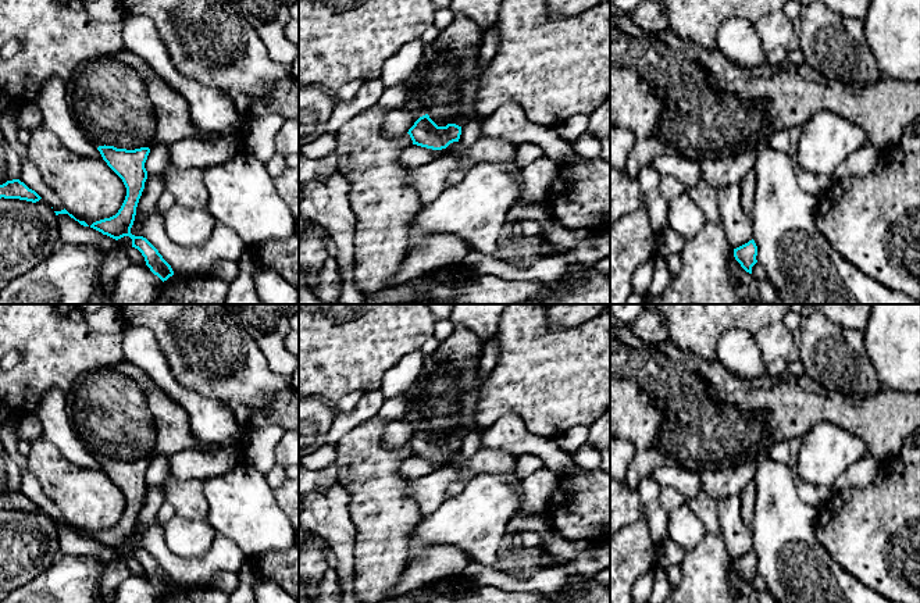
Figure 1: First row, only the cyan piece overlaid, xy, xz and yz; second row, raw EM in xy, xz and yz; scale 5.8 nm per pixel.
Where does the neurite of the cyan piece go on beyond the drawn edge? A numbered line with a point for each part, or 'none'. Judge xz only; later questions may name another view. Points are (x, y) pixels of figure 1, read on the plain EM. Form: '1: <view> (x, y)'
1: xz (448, 392)

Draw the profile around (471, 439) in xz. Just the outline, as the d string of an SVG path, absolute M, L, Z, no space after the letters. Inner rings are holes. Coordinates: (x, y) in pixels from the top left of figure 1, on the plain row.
M466 428L464 435L461 438L461 446L460 446L459 453L463 457L471 457L481 447L482 447L482 445L481 445L481 432L478 432L475 429Z

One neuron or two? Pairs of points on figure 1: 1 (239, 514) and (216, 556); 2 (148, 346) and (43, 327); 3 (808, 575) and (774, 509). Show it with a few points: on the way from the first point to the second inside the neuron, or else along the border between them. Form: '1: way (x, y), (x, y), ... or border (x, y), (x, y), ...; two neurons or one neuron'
1: border (217, 532), (230, 538), (246, 559); two neurons
2: border (121, 329), (121, 349), (125, 359); two neurons
3: way (791, 559), (784, 543), (783, 525); one neuron

